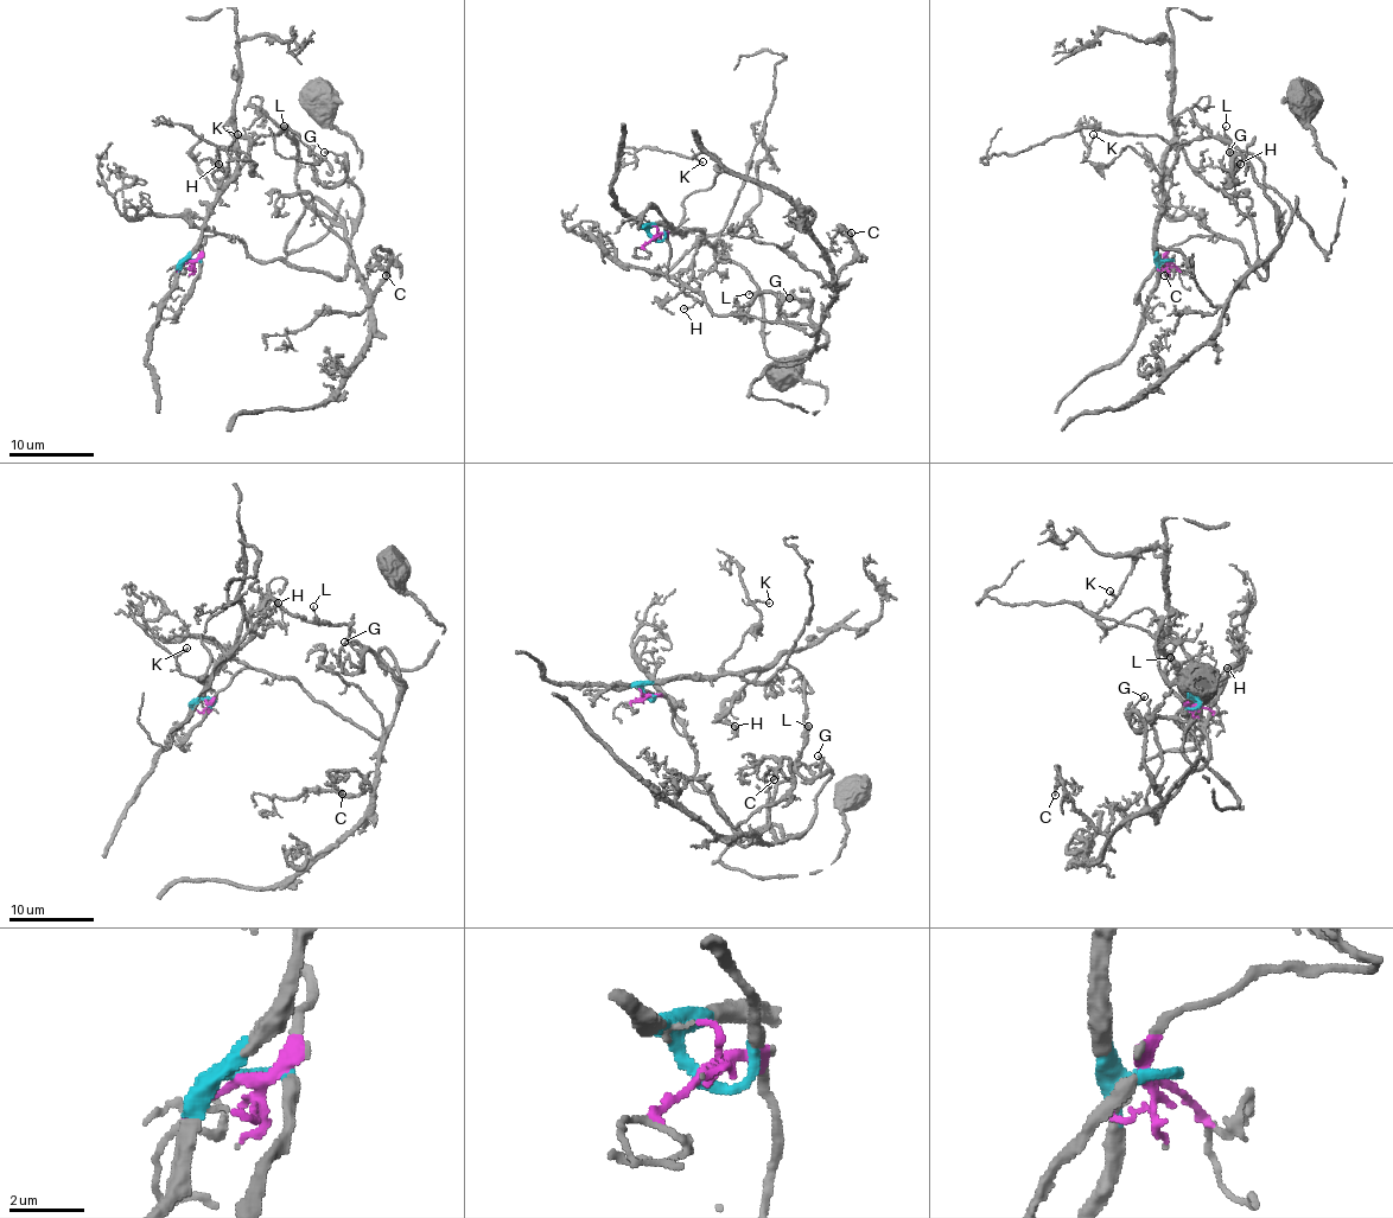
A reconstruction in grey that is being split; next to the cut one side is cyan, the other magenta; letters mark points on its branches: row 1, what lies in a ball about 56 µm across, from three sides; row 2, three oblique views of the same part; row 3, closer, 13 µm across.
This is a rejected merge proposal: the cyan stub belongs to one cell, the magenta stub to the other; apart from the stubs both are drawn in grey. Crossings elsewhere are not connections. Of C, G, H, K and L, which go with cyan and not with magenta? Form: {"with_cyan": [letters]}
{"with_cyan": ["H", "K"]}

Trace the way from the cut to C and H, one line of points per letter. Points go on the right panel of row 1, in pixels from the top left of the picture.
C: (1169, 260), (1172, 246), (1217, 235), (1266, 275), (1255, 267), (1222, 305), (1180, 252), (1164, 275)
H: (1169, 260), (1156, 248), (1164, 155), (1180, 147), (1215, 187), (1223, 185), (1241, 164)

